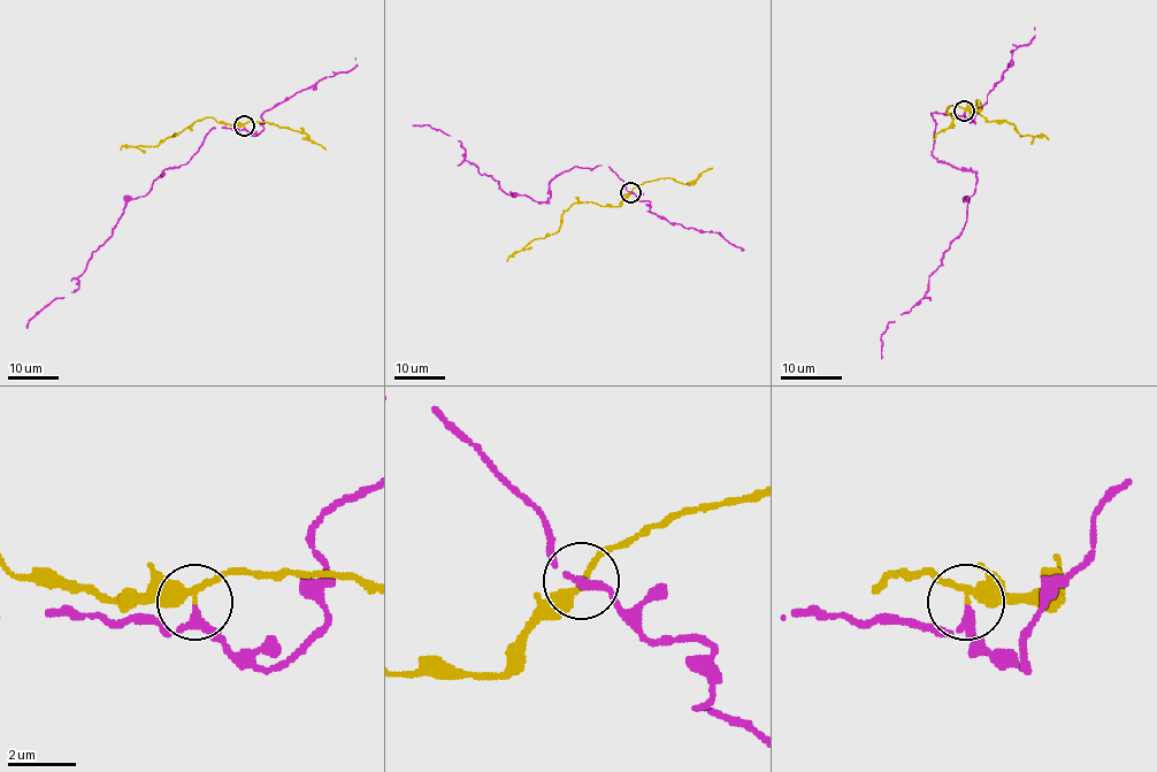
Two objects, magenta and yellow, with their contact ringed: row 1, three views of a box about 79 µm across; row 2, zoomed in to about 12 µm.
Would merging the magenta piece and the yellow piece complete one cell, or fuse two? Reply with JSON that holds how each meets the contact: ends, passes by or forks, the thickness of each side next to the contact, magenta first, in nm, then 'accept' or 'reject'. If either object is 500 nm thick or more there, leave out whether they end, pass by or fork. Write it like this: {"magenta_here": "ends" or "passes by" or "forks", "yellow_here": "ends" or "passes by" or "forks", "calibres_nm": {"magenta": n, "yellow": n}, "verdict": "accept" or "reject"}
{"magenta_here": "passes by", "yellow_here": "passes by", "calibres_nm": {"magenta": 200, "yellow": 200}, "verdict": "reject"}

